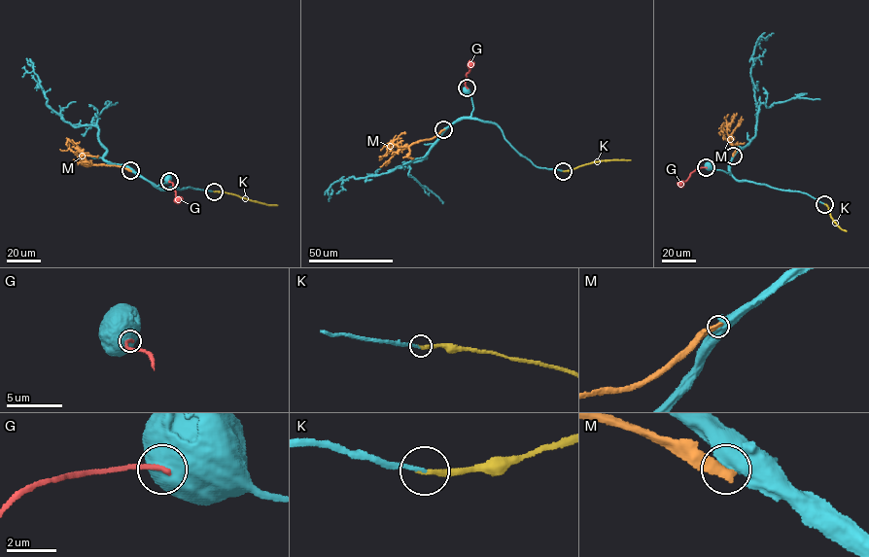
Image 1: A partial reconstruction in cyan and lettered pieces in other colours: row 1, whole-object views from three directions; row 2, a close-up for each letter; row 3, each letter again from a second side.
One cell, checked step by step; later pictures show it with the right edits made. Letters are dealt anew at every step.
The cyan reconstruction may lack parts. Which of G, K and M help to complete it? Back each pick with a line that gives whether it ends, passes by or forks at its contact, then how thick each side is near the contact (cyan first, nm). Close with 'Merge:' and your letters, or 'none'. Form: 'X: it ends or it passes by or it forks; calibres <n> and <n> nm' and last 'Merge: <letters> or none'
K: it ends; calibres 130 and 240 nm
Merge: K

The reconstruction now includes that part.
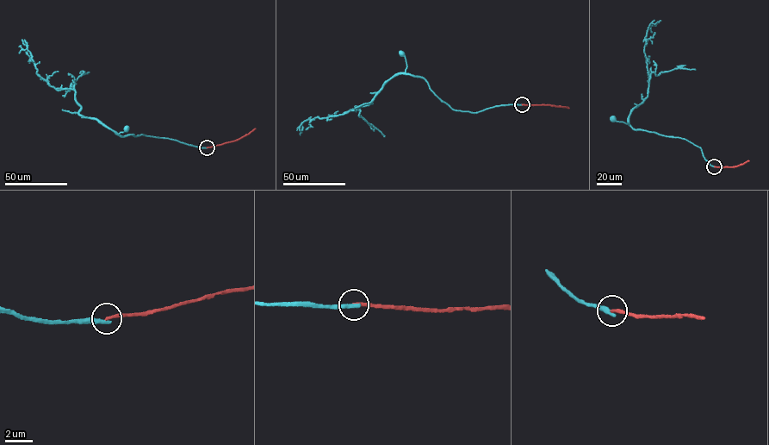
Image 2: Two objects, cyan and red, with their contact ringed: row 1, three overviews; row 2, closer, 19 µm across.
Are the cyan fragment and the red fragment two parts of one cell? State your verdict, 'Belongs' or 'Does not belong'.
Does not belong

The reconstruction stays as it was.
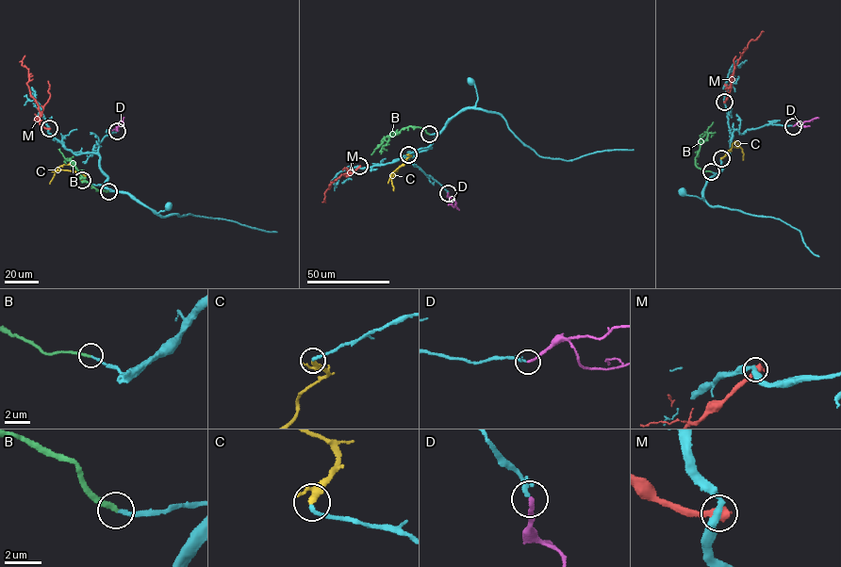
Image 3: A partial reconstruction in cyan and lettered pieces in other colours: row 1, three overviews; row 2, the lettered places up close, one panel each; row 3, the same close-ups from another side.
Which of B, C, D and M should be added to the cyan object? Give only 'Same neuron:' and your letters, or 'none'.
Same neuron: B, C, D

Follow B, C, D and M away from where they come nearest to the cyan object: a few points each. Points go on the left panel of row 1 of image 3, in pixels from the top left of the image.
B: (107, 191), (97, 190), (86, 181), (59, 149)
C: (82, 180), (85, 175), (80, 171), (74, 170), (73, 165), (64, 164), (58, 168), (49, 184)
D: (117, 131), (123, 118)
M: (49, 128), (40, 124), (38, 104), (26, 83), (28, 71), (22, 64), (24, 56)

